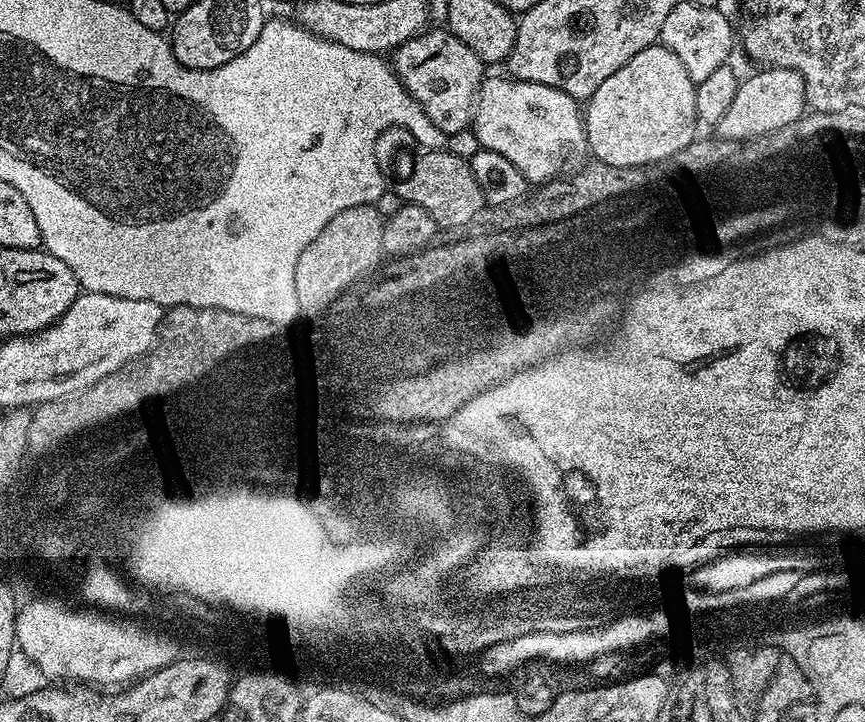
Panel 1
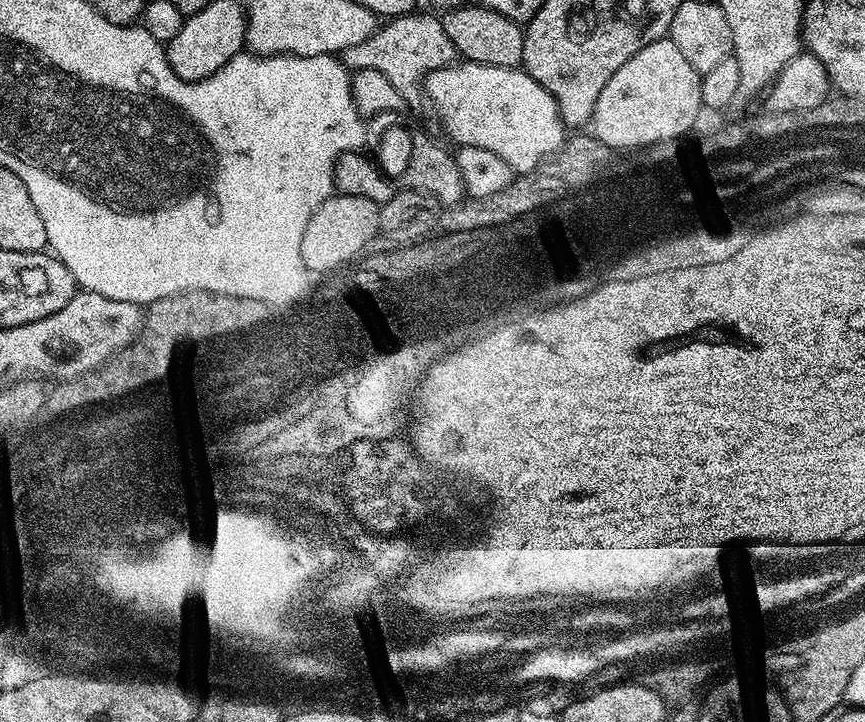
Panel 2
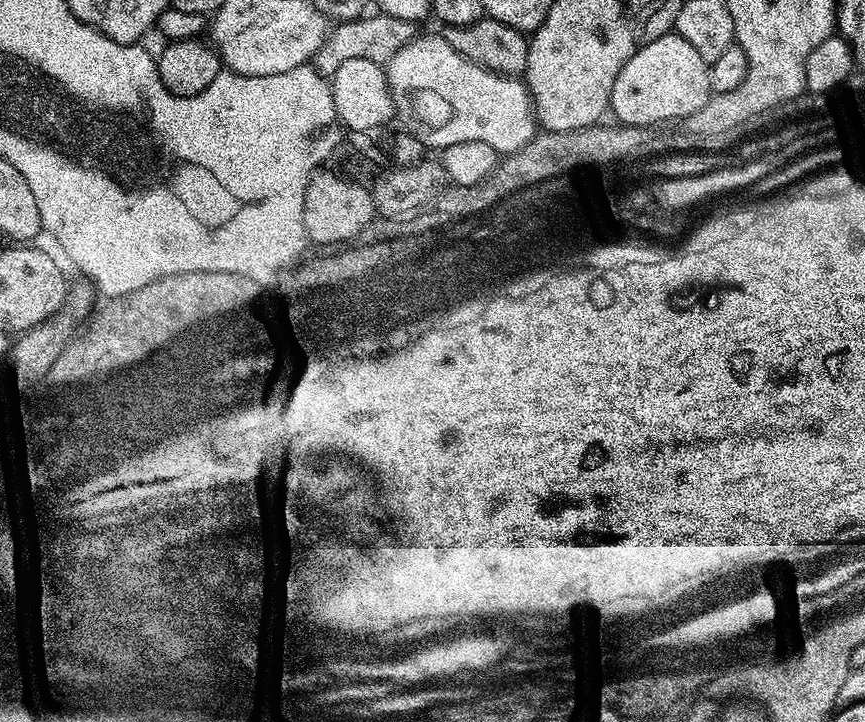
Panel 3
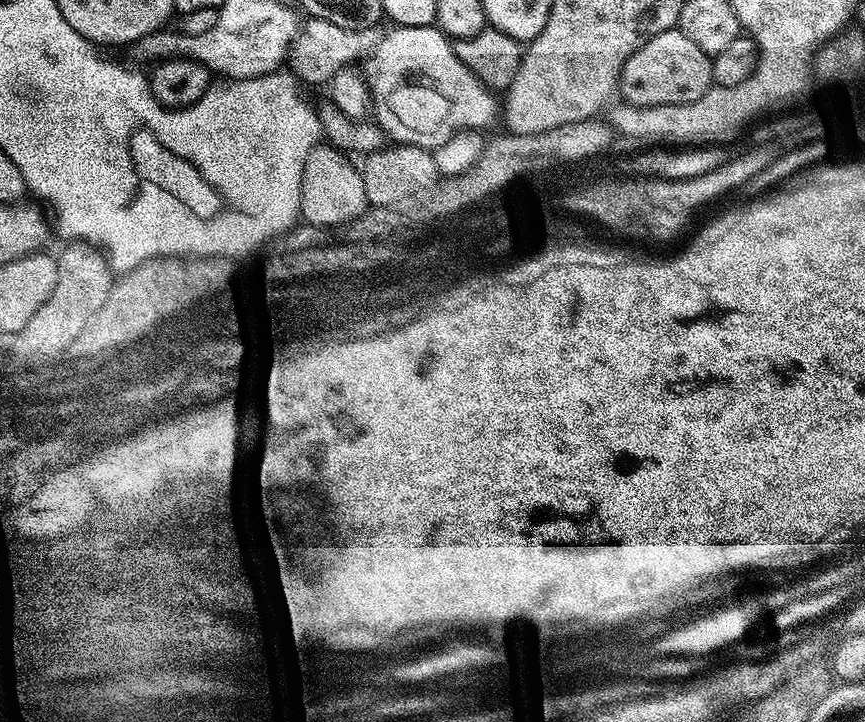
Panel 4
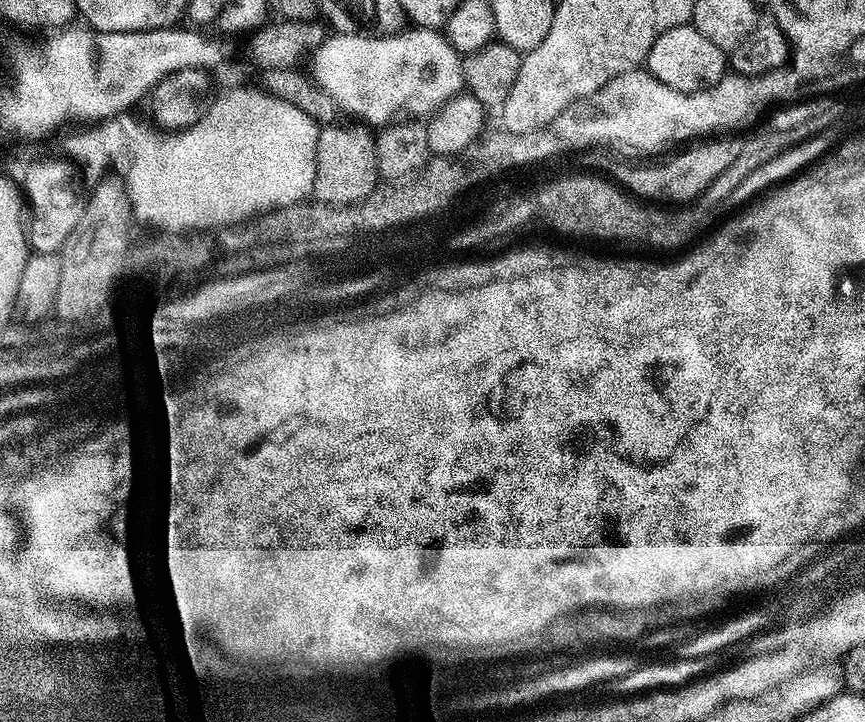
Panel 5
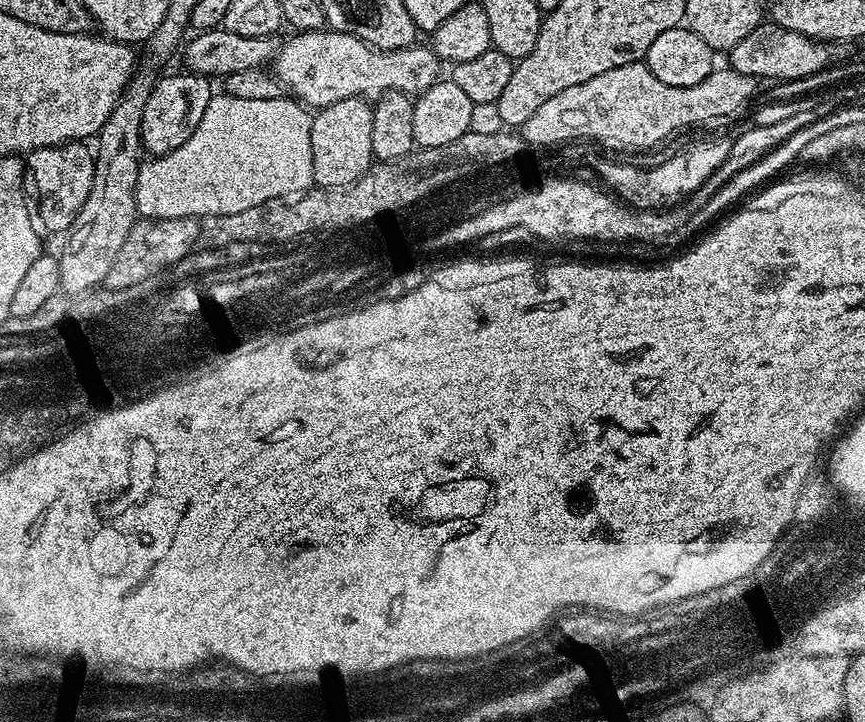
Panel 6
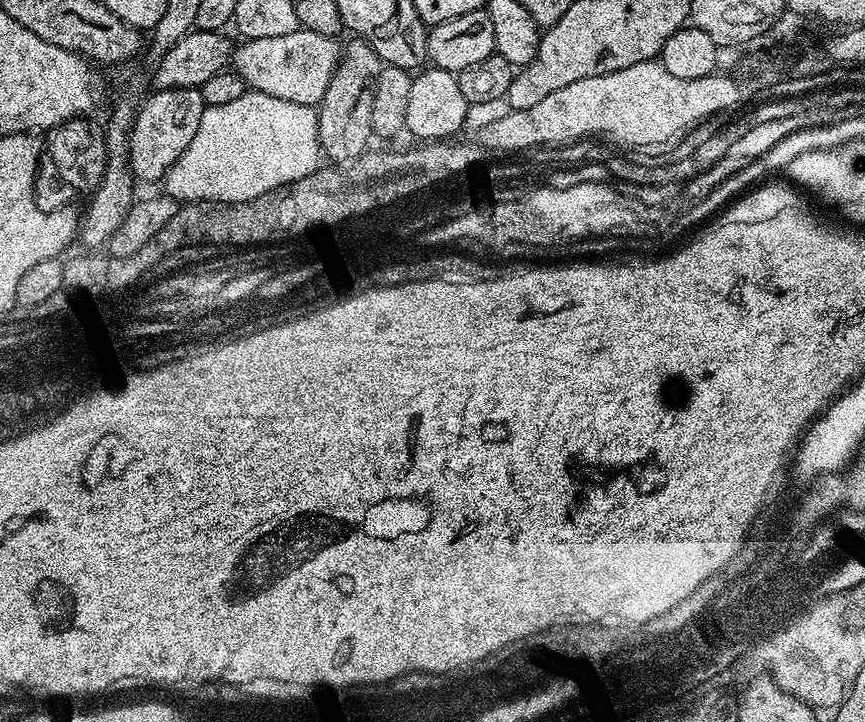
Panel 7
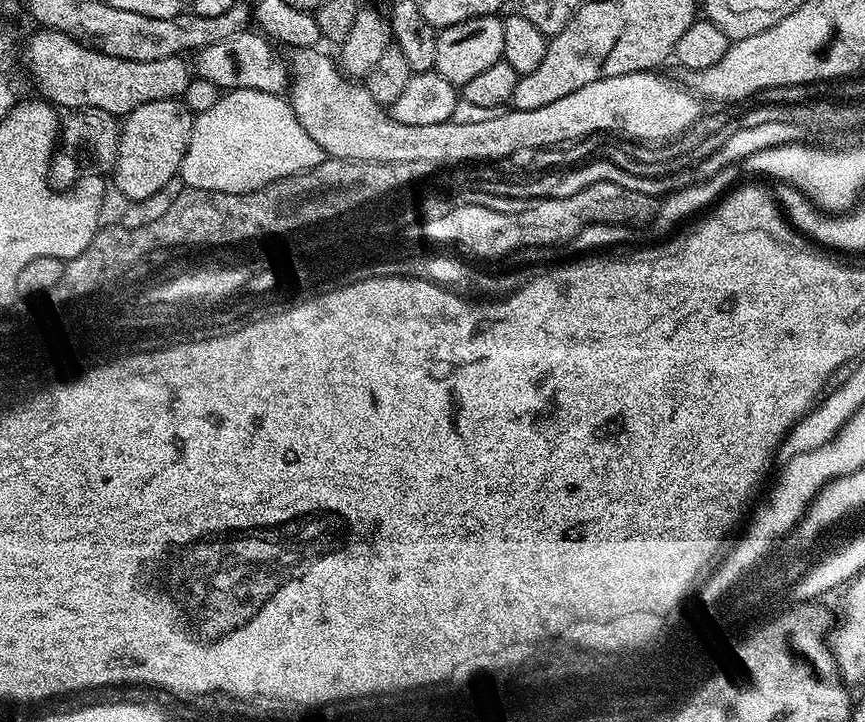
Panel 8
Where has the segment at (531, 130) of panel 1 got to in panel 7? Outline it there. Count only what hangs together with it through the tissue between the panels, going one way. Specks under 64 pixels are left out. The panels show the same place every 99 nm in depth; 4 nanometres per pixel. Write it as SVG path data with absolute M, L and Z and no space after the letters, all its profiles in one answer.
M303 30L276 38L245 39L235 45L230 64L251 91L316 106L326 94L326 86L330 86L330 78L340 62L342 49L336 43L333 37Z

